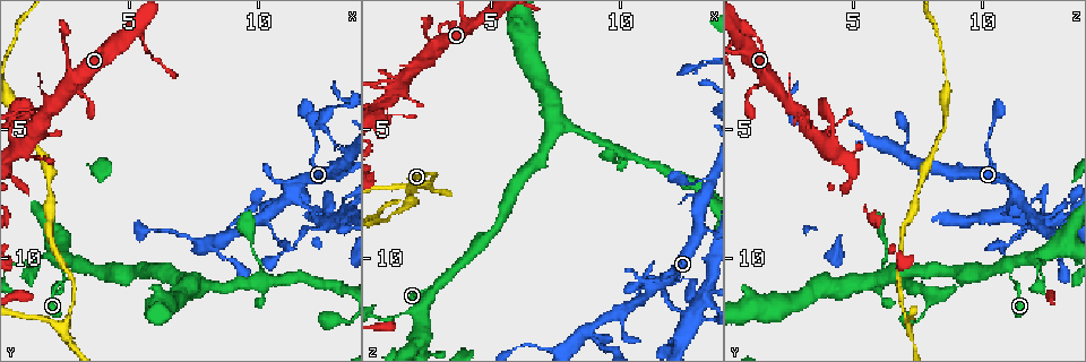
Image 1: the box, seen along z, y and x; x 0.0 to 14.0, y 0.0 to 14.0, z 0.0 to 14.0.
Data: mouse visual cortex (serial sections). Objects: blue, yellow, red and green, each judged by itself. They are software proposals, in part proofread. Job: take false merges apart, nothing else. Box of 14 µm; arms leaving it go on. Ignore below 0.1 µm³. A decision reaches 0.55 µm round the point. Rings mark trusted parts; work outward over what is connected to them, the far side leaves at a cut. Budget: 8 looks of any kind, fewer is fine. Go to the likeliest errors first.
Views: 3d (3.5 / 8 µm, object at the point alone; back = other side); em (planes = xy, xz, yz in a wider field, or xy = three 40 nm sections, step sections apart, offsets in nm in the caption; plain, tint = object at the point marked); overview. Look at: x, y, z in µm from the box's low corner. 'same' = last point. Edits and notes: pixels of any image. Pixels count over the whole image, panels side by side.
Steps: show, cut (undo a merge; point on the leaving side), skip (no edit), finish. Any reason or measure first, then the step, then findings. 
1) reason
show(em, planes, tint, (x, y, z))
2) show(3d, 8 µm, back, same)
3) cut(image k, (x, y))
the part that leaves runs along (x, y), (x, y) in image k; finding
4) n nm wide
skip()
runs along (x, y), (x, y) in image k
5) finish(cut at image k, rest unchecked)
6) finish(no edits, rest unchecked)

small branch off a trunk
show(3d, 3.5 µm, (10.3, 8.3, 11.8))

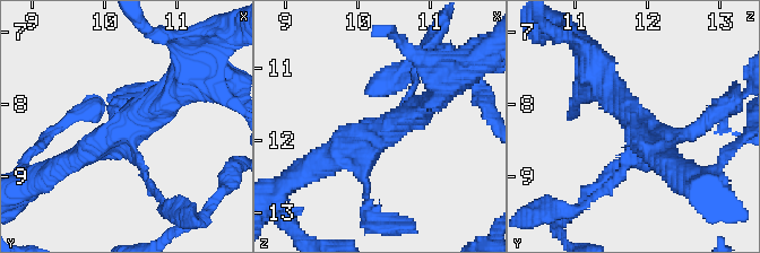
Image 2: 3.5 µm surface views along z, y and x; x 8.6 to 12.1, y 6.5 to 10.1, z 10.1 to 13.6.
show(em, xy, step 3, tint, (10.35, 8.40, 11.90))

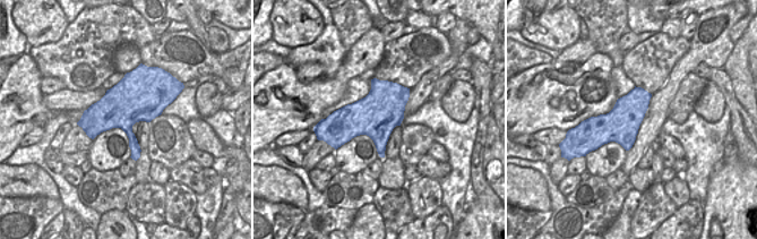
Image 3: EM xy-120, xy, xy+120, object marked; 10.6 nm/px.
skip()
all the same cell

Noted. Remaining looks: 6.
narrows sharply
show(3d, 8 µm, (11.1, 9.7, 10.7))

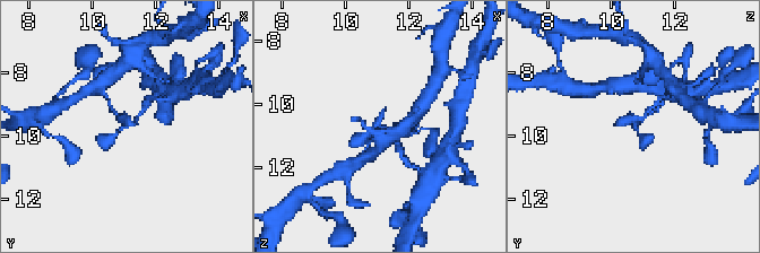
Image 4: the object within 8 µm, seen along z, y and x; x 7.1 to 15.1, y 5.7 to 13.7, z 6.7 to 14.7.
show(3d, 3.5 µm, (11.0, 9.7, 10.7))

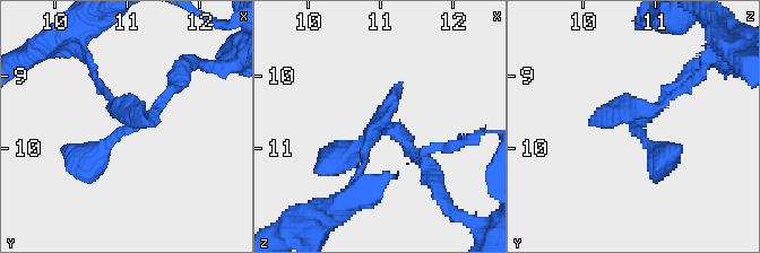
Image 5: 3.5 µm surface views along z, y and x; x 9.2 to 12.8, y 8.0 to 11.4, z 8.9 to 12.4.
now the EM
show(em, xy, step 2, tint, (11.00, 9.70, 10.65))

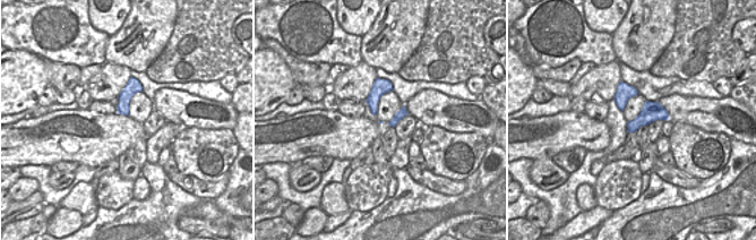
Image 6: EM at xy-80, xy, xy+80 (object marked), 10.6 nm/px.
skip()
runs along (360, 169), (377, 120), (425, 164) in image 5; one cell here

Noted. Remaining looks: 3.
sharp bend
show(3d, 8 µm, back, (2.3, 12.6, 7.2))

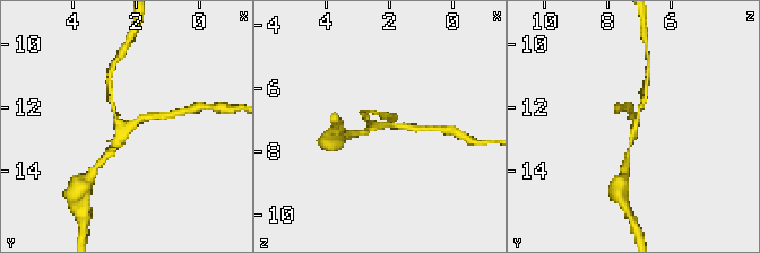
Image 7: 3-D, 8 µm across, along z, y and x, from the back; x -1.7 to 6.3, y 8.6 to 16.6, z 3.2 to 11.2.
closer look
show(3d, 3.5 µm, (2.4, 12.7, 7.2))

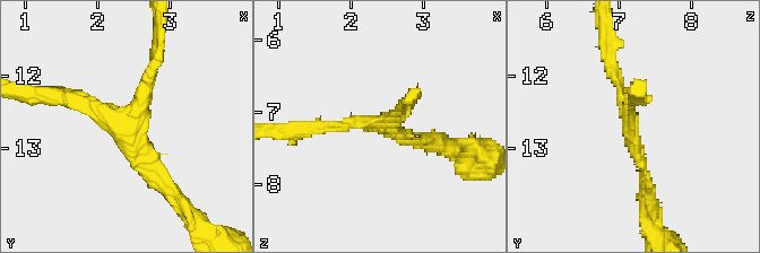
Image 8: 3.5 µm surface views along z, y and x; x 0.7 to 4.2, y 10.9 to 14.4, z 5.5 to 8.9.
skip()
one cell here

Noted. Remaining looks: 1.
finish(no edits, rest unchecked)

